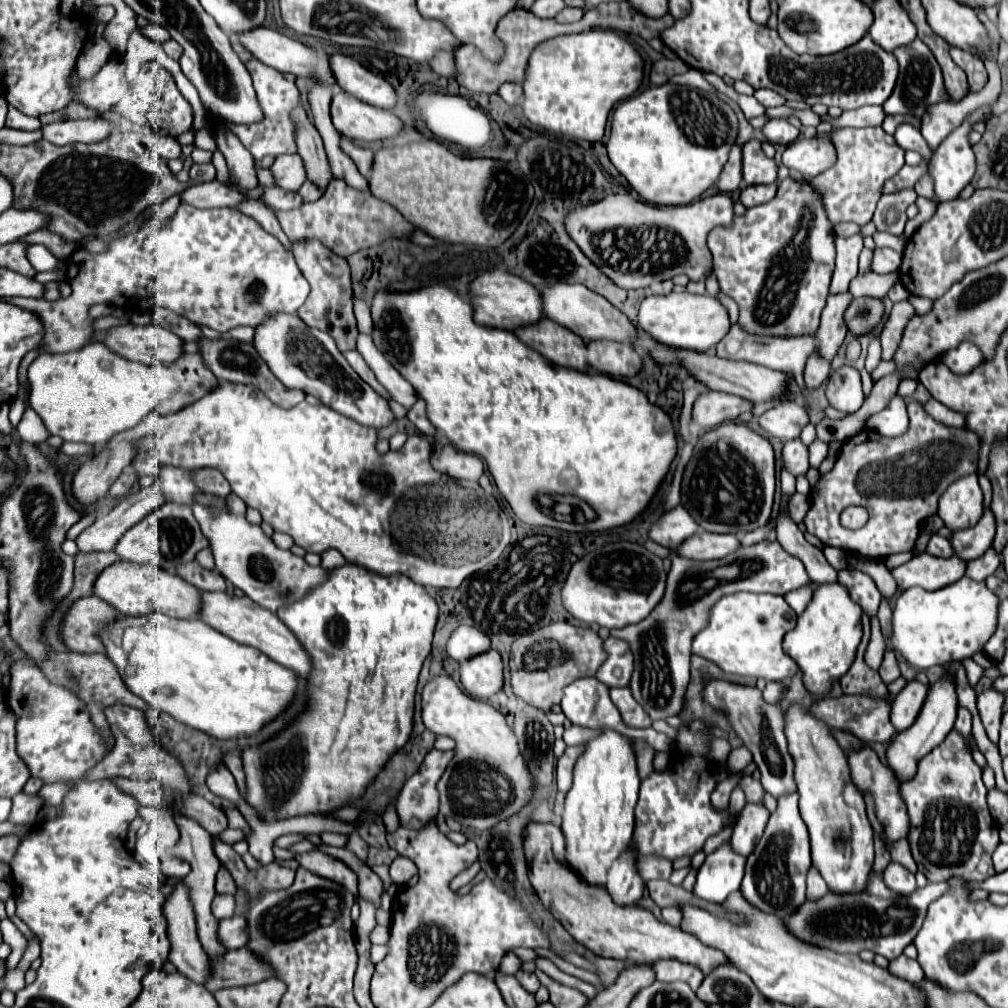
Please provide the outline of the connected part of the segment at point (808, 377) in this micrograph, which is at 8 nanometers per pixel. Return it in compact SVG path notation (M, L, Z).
M816 352L810 356L808 364L806 364L806 372L804 372L804 380L806 380L806 386L810 388L818 388L830 374L830 366L828 362L822 362L822 358L818 360L816 358Z

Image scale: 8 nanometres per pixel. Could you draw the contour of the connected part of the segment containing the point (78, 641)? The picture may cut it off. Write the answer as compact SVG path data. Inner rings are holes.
M78 598L62 618L60 638L64 646L74 652L102 652L102 644L98 642L98 626L102 622L110 622L114 616L120 614L112 606L106 606L100 598Z

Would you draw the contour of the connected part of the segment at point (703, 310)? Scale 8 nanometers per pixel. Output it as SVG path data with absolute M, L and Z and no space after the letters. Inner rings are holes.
M672 292L668 296L648 296L638 314L640 328L648 332L658 342L668 342L668 346L690 348L690 350L710 350L716 346L726 330L730 330L728 310L710 294L690 294L690 292Z

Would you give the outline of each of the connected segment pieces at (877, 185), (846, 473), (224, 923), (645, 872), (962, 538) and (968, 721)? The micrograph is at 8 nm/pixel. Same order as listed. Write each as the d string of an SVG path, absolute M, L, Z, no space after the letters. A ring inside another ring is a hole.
M880 126L874 128L838 128L832 132L838 150L838 162L812 178L812 184L824 198L824 208L832 224L854 222L864 226L872 220L882 184L904 166L904 148Z
M912 400L908 404L908 416L910 416L910 426L902 436L886 438L874 430L862 430L860 434L848 438L838 454L832 472L822 476L818 484L818 494L812 500L804 524L810 534L822 540L824 546L836 546L868 558L886 558L890 554L910 552L916 544L920 522L926 516L936 514L938 498L944 494L944 490L958 478L976 472L980 450L982 450L982 440L978 438L976 432L968 428L952 428L936 422L918 400ZM848 506L864 506L868 510L870 518L866 526L862 526L860 530L848 530L840 526L840 512Z
M234 914L232 918L224 918L224 920L220 920L218 938L220 938L220 942L222 942L228 950L246 946L248 940L250 940L250 932L248 932L248 924L246 924L246 916L244 916L244 914Z
M638 854L636 868L644 882L656 880L656 878L668 880L672 874L672 862L668 862L668 858L658 856L658 854Z
M986 508L982 520L976 526L952 532L950 542L956 554L962 556L962 560L970 562L974 558L980 558L992 546L994 534L996 534L996 518L994 512Z
M960 708L960 710L958 710L958 718L956 718L956 722L954 722L954 730L964 738L964 742L966 742L966 746L968 746L968 750L972 752L970 728L972 728L972 716L970 716L970 712L968 712L966 708Z

